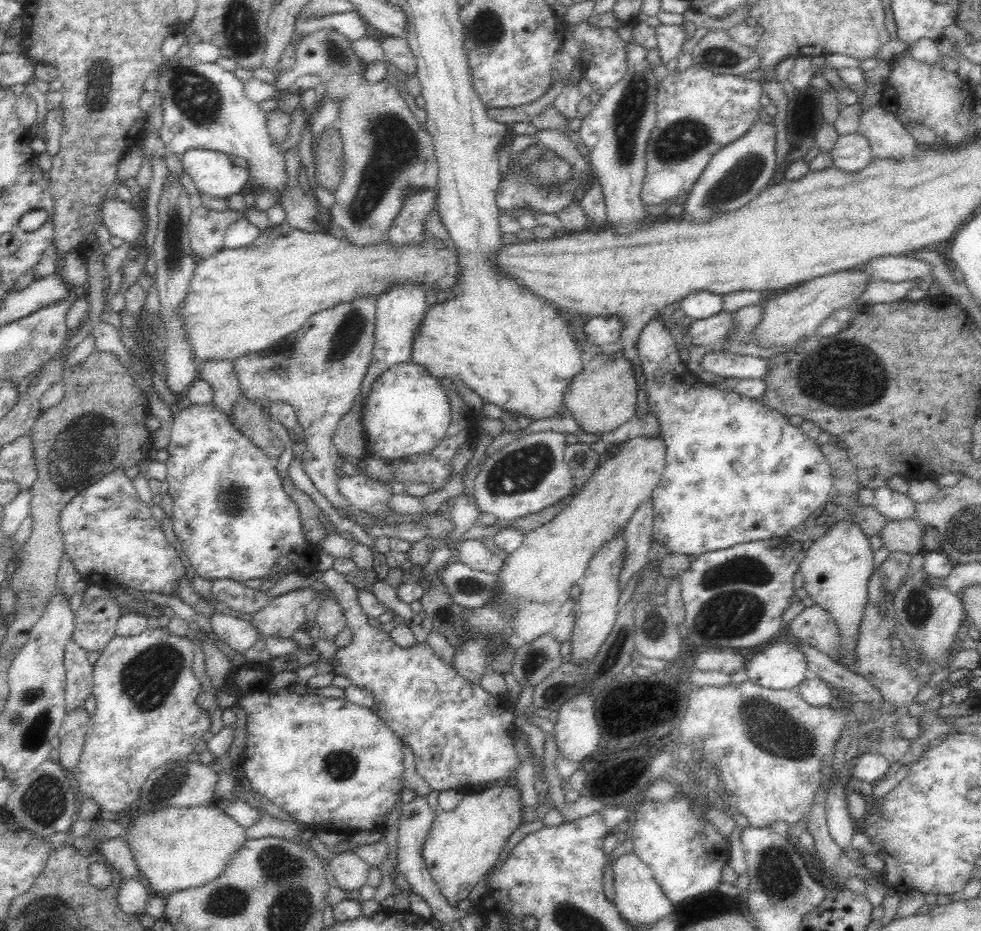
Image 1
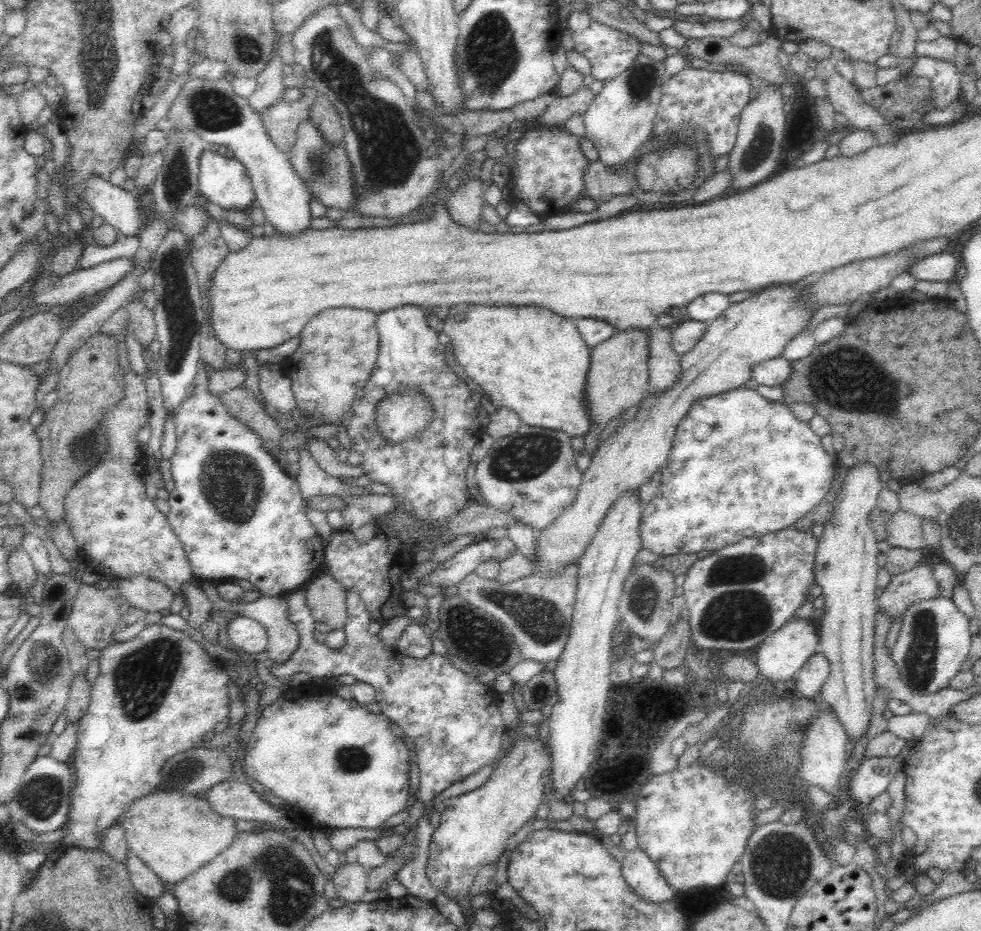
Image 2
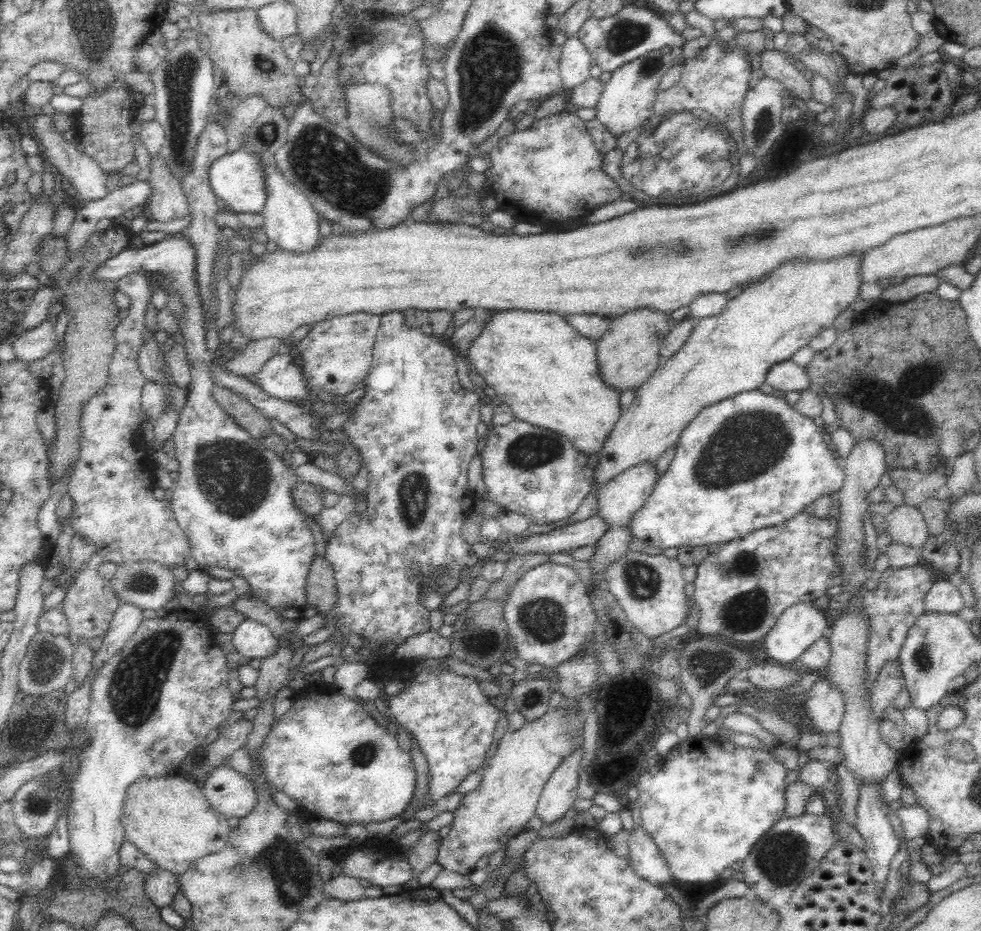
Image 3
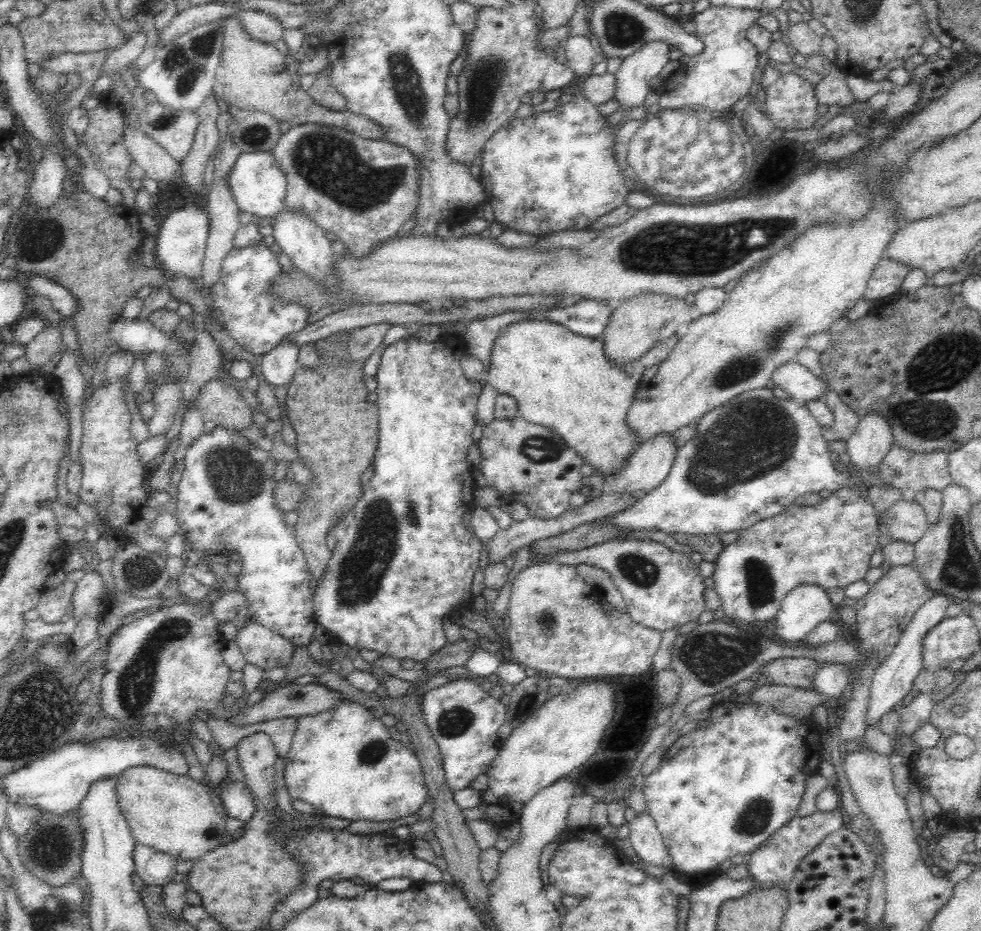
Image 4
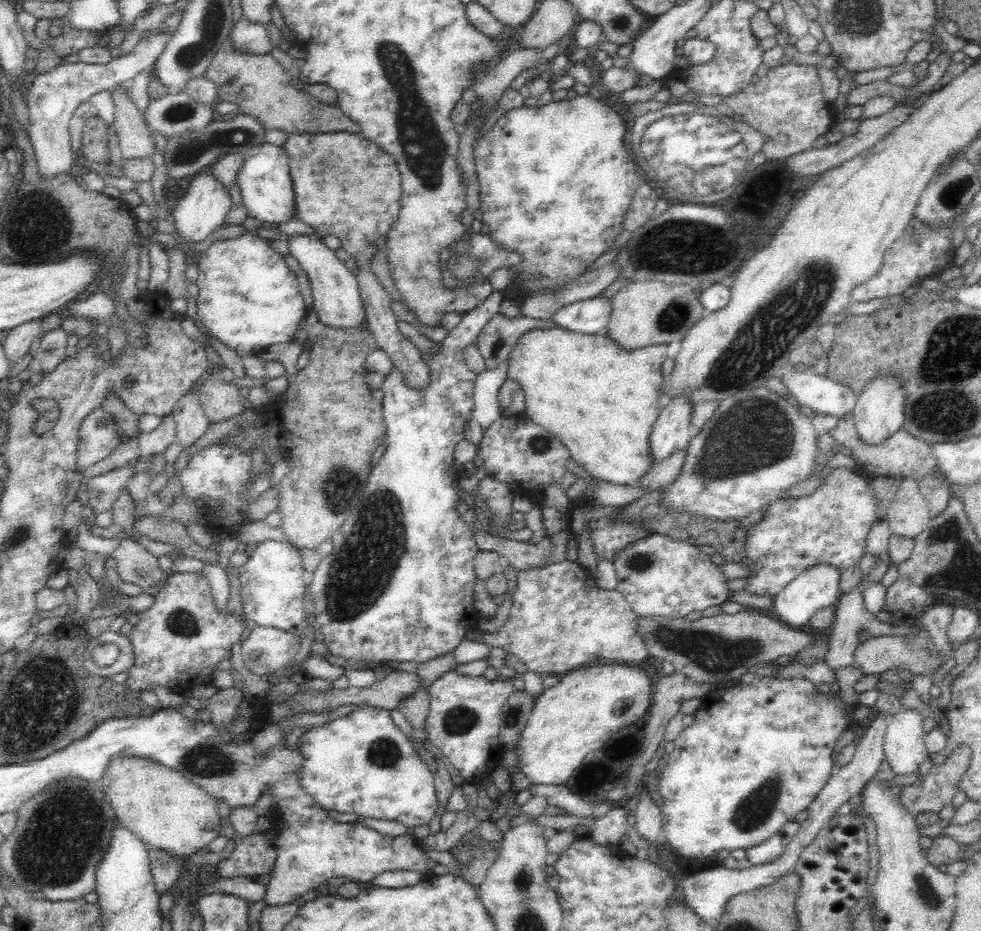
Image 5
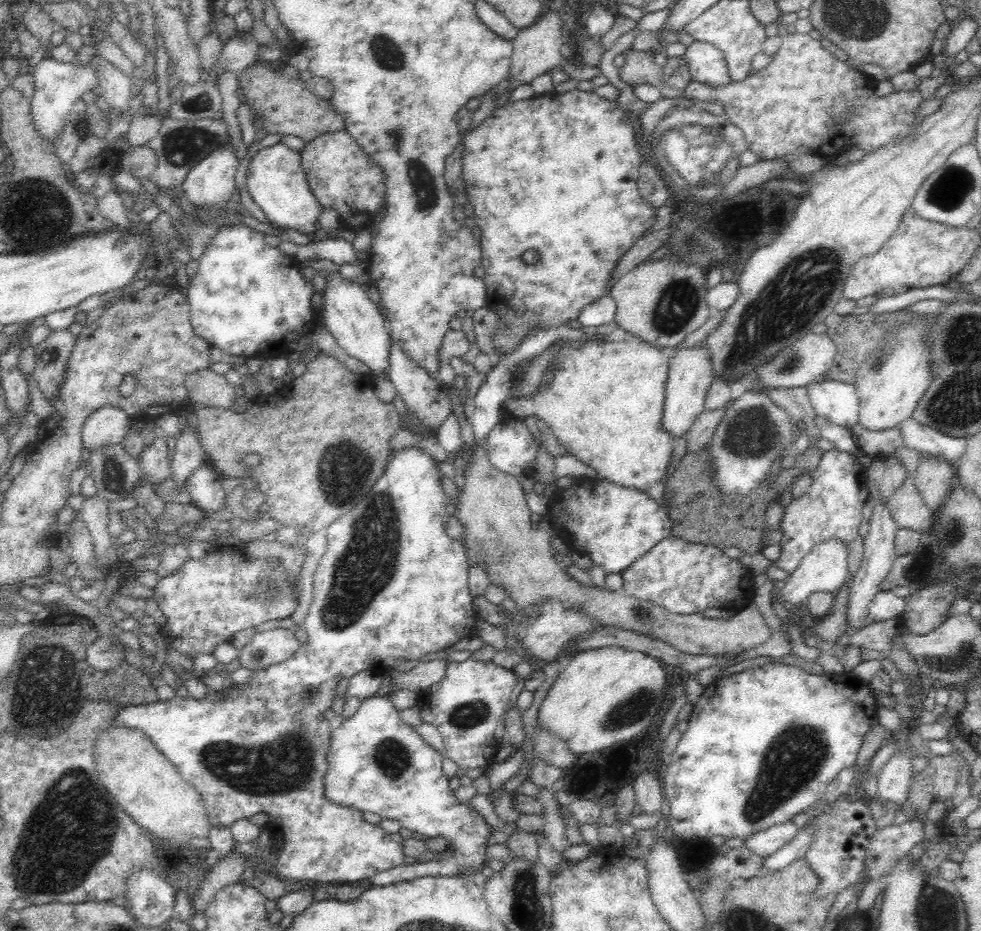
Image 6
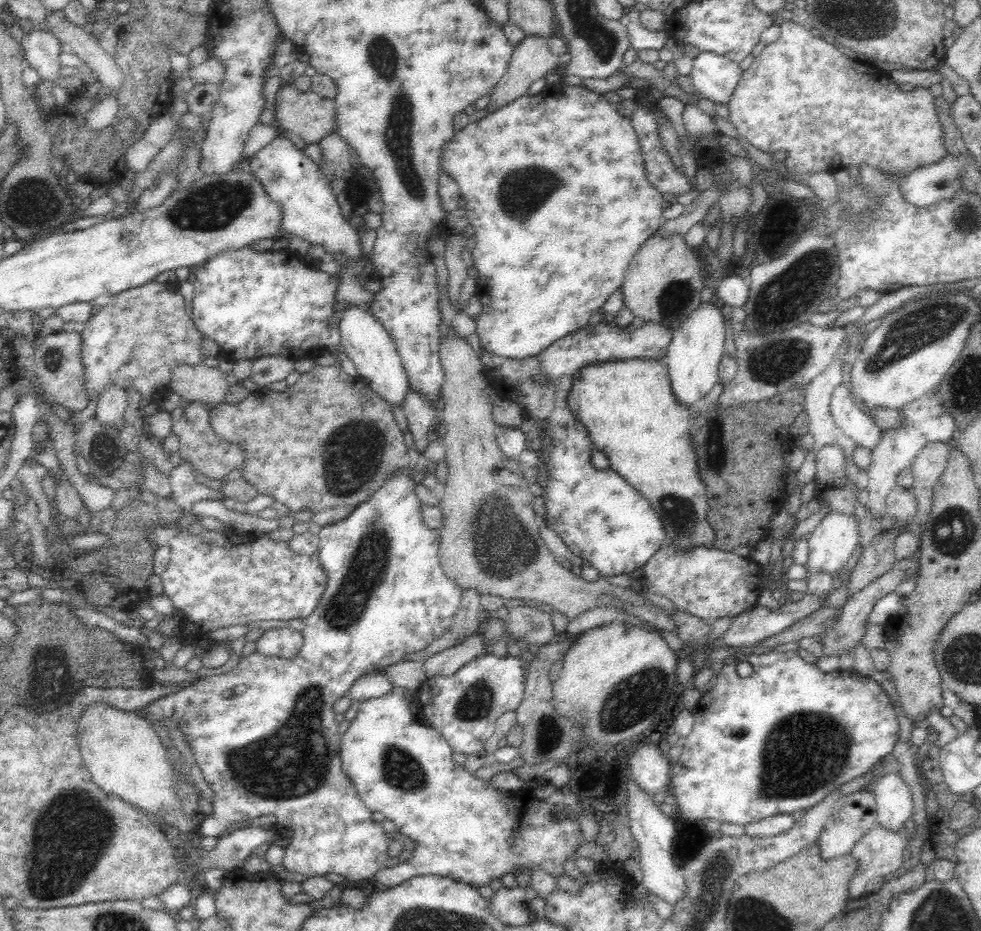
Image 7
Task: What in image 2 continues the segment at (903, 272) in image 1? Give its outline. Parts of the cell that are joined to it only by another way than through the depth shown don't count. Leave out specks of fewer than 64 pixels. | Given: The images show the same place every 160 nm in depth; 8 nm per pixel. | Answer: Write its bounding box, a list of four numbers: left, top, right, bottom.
[904,252,958,282]

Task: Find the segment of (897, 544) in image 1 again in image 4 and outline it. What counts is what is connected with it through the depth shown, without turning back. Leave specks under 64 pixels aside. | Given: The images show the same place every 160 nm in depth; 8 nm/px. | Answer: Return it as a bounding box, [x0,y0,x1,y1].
[884,500,928,543]

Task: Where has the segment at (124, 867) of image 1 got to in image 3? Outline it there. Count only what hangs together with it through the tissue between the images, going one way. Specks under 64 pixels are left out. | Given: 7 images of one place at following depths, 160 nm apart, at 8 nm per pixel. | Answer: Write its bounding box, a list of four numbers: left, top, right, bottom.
[145,868,178,906]

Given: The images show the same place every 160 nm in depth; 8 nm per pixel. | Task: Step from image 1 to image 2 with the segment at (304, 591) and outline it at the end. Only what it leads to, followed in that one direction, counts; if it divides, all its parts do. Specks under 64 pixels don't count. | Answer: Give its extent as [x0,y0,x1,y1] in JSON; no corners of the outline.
[204,585,300,662]

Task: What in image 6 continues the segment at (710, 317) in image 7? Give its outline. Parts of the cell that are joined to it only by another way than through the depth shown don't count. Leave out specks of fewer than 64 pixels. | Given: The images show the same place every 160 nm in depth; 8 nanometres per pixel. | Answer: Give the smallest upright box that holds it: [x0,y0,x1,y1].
[660,346,715,440]

